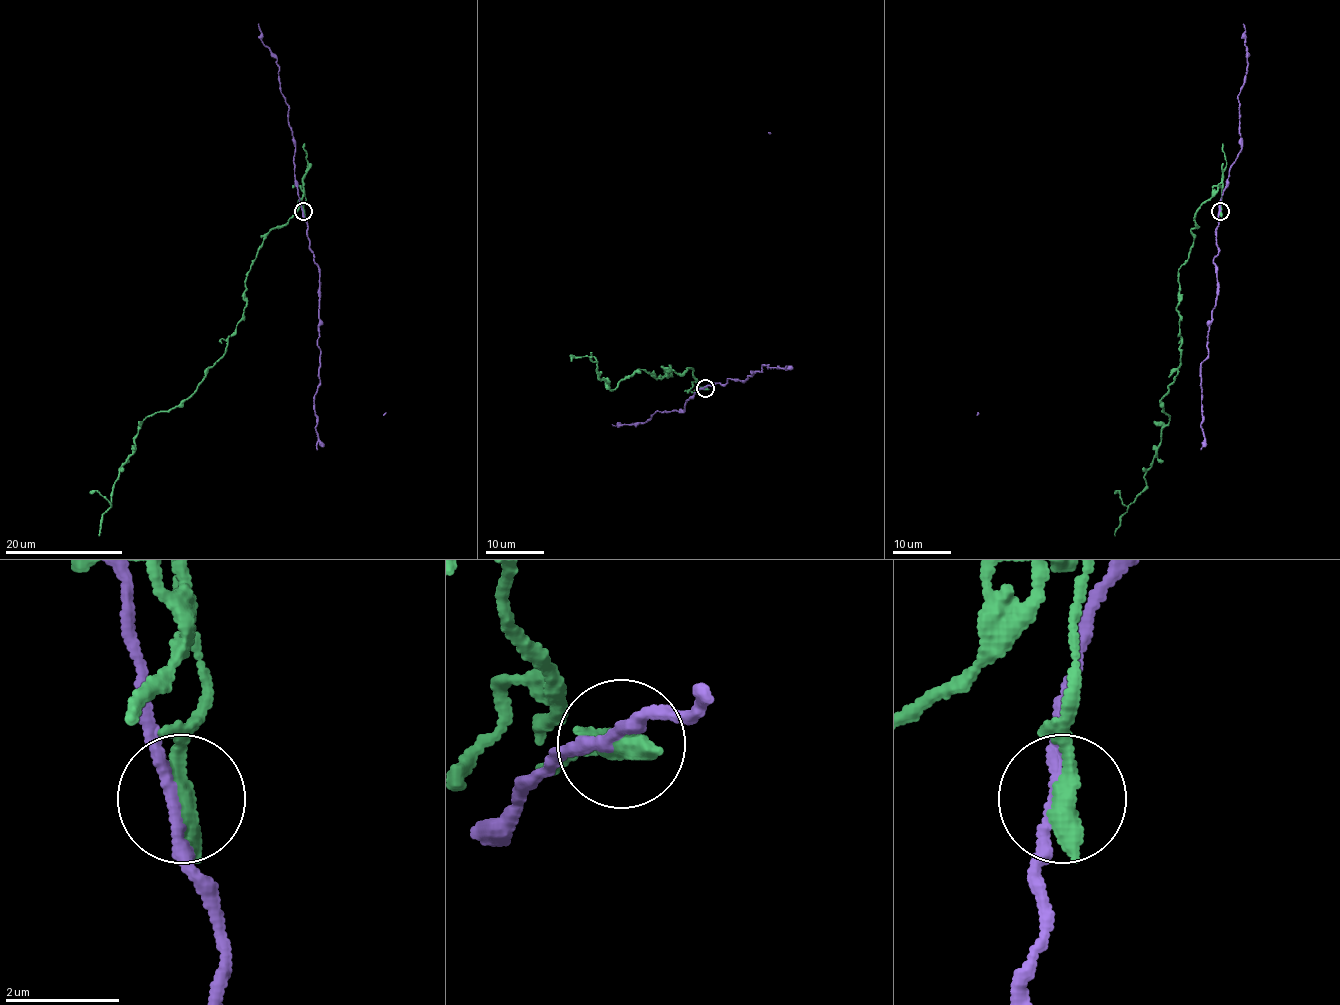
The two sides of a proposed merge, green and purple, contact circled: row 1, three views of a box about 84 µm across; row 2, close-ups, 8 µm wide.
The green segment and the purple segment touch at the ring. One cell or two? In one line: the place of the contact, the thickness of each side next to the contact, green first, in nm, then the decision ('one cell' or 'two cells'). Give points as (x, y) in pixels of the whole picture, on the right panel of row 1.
at (1220, 211); 440 nm thick on the green side, 190 nm on the other; two cells

